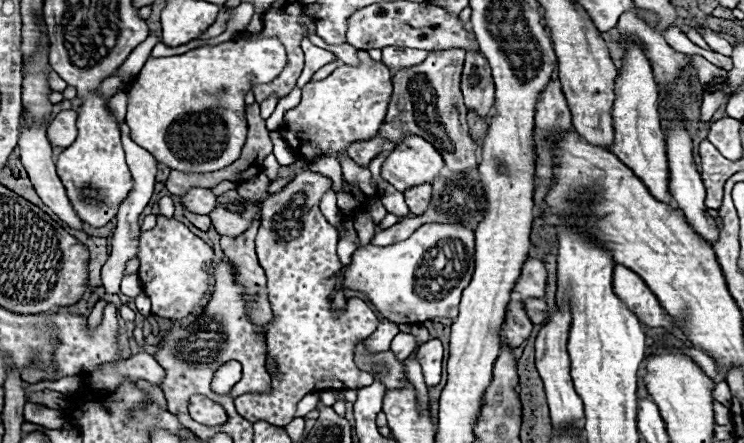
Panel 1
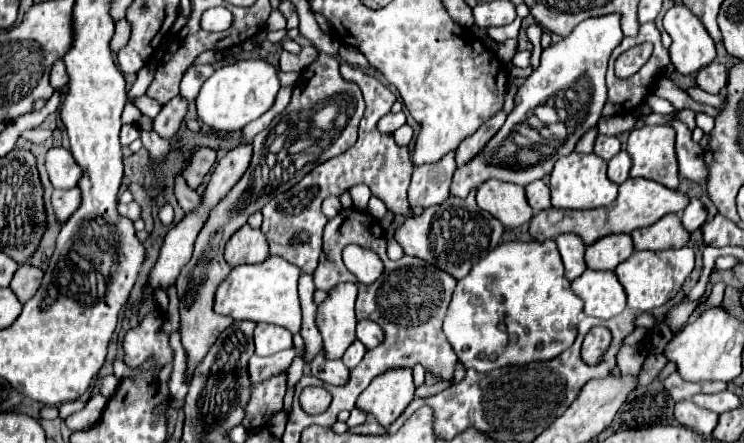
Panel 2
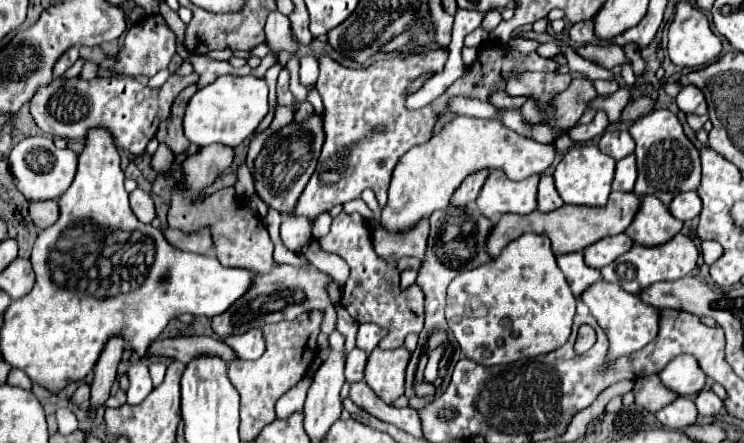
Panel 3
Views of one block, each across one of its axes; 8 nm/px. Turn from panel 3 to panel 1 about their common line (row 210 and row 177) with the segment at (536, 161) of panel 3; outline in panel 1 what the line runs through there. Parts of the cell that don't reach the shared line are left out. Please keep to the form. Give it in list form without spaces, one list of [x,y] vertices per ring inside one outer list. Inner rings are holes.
[[[404,136],[382,164],[382,178],[396,190],[432,182],[444,168],[436,148],[420,136]]]

